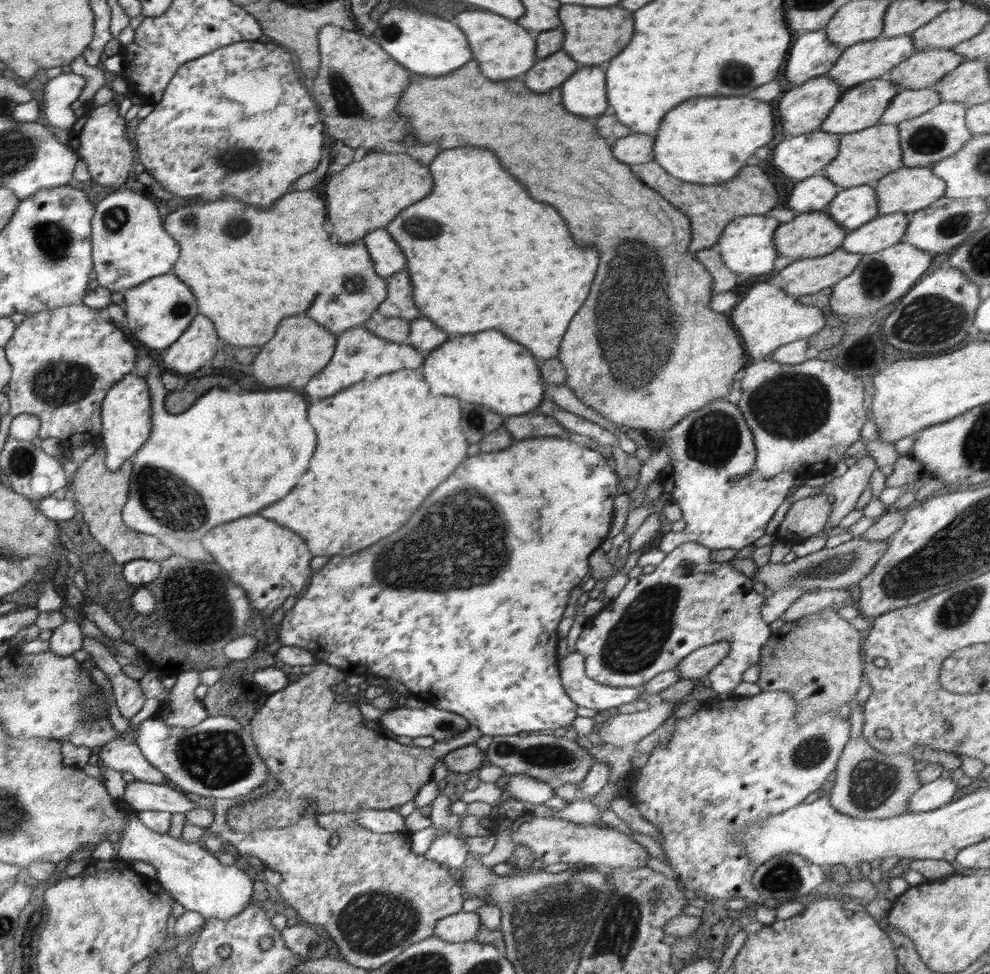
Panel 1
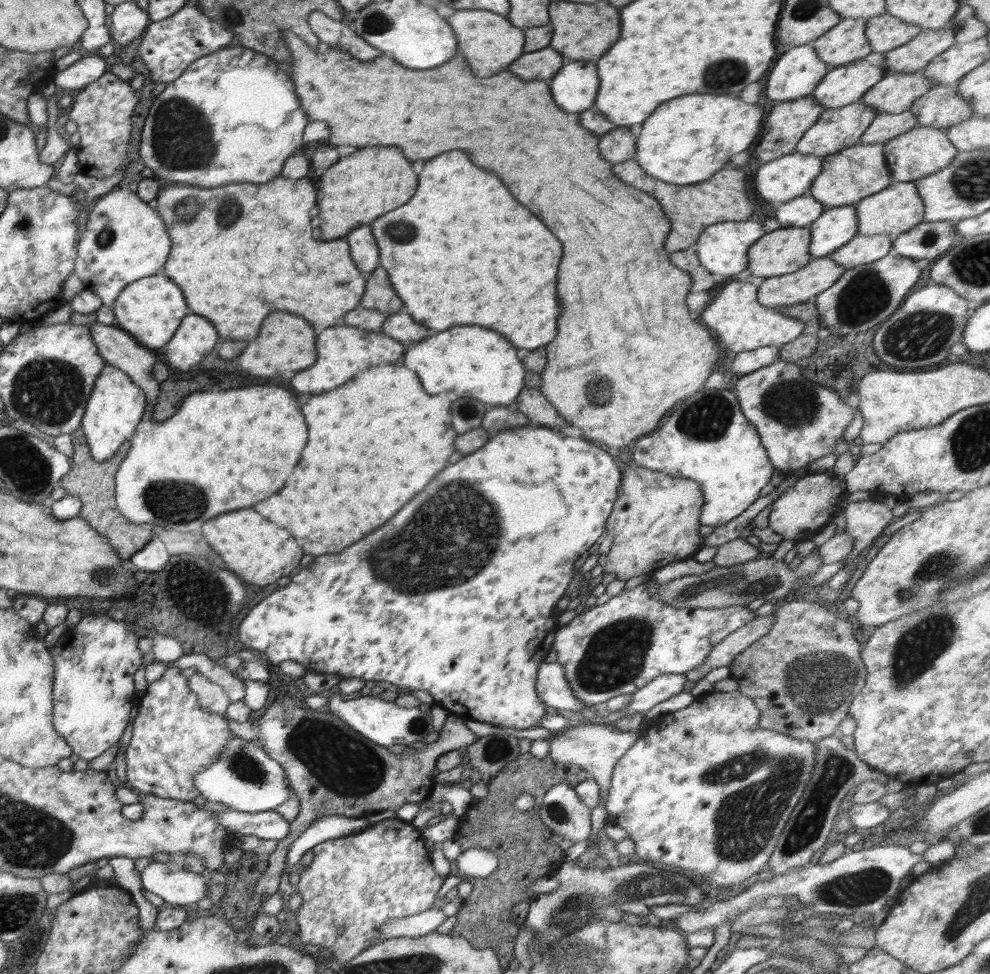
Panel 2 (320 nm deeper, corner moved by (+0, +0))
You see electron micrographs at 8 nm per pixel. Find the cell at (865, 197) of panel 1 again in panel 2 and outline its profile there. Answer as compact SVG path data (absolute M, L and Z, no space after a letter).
M854 205L827 208L808 225L811 232L809 253L813 258L829 255L857 235L857 226L858 217Z

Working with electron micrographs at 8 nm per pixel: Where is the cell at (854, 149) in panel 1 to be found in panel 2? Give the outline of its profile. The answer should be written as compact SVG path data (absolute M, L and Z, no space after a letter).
M854 144L834 154L822 157L822 170L812 181L808 192L822 203L823 209L845 204L855 205L891 185L891 172L887 167L883 144Z

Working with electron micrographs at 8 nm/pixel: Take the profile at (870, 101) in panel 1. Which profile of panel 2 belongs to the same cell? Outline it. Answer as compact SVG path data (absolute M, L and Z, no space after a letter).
M861 101L842 108L824 109L820 113L819 119L804 132L795 151L823 157L850 148L859 142L862 133L870 126L877 114L875 108L870 108Z

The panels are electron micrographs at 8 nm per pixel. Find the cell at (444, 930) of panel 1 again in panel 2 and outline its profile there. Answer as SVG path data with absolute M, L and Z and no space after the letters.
M432 907L425 912L403 919L388 919L381 928L379 940L422 936L436 931L447 918L448 916L439 908Z

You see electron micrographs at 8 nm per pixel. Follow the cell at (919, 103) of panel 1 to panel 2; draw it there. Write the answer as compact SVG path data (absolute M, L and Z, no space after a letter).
M909 110L896 114L878 112L870 126L862 133L859 142L862 144L884 144L917 124L917 118Z

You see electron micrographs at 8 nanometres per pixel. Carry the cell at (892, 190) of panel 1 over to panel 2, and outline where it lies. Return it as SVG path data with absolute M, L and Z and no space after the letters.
M913 182L891 184L884 190L859 200L854 207L858 217L857 234L862 236L887 234L894 240L923 221L923 198L919 196L919 192Z

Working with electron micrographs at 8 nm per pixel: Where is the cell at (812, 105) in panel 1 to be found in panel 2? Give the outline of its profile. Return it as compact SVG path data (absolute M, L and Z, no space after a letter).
M811 94L775 105L774 108L770 110L766 122L764 122L766 134L760 138L760 142L754 146L754 152L752 152L752 158L758 160L758 166L762 166L770 160L776 160L781 156L794 153L795 147L804 132L819 119L820 113L823 110L823 106L818 104Z

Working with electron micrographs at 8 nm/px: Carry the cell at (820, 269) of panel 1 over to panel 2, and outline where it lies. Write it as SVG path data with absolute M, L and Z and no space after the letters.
M829 255L813 258L796 272L765 278L757 288L757 301L768 308L802 303L830 288L844 271Z

